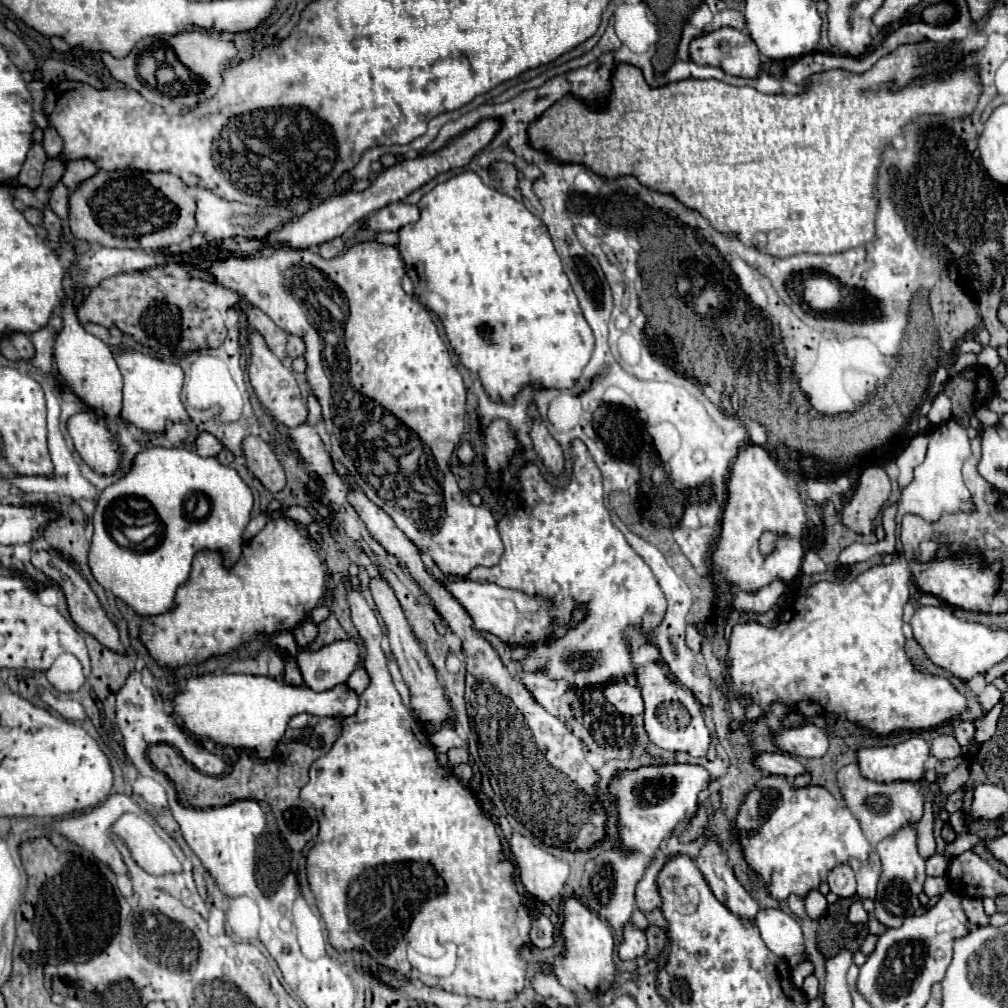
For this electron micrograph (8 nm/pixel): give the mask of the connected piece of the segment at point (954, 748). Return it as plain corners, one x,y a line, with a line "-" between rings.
936,736
932,740
932,756
936,756
936,758
960,758
962,748
954,736

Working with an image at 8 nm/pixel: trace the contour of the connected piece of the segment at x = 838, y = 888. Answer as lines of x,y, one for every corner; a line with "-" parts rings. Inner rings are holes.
842,866
836,868
830,876
828,876
828,884
830,884
830,892
848,898
856,892
856,880
854,880
854,872
850,866

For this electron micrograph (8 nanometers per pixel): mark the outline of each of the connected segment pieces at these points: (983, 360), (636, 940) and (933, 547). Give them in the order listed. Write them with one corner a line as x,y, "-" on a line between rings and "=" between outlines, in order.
986,346
980,354
978,354
978,364
988,368
988,370
994,370
998,364
1000,364
1000,356
996,350
992,350
990,346
=
632,924
624,928
624,944
618,946
620,960
636,960
642,958
648,950
648,942
642,930
634,928
=
924,540
924,542
922,542
922,546
920,546
920,556
922,556
922,562
932,560
938,548
940,548
940,546
938,546
934,540

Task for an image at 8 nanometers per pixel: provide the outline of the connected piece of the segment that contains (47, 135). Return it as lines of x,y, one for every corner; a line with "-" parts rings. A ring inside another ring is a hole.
48,126
46,130
44,130
44,150
46,150
46,154
48,156
58,156
60,154
60,150
62,150
62,140
60,140
60,136
58,136
58,132
52,128
52,126

